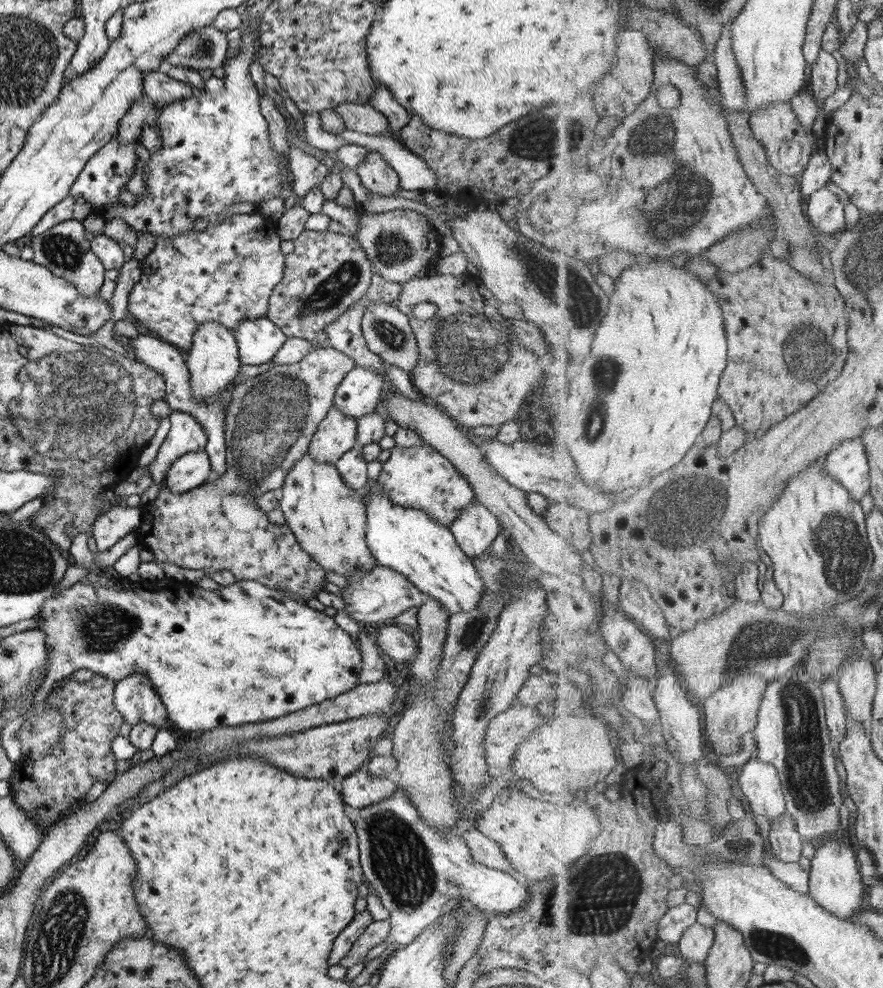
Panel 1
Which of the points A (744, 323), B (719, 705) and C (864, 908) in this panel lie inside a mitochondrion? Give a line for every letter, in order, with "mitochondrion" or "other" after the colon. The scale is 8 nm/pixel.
A: other
B: other
C: other

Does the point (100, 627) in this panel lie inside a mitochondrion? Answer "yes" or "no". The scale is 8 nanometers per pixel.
yes

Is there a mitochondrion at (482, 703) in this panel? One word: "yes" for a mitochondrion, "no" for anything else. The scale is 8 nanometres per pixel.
yes

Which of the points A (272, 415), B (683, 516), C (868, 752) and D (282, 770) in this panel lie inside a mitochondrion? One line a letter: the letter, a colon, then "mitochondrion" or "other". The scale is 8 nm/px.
A: mitochondrion
B: mitochondrion
C: other
D: other

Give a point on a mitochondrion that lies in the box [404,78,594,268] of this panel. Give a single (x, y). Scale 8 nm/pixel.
(538, 138)

